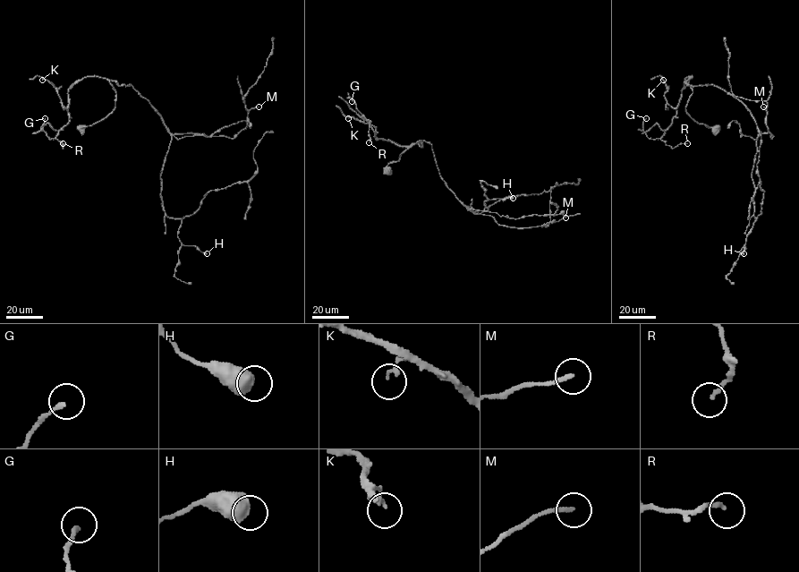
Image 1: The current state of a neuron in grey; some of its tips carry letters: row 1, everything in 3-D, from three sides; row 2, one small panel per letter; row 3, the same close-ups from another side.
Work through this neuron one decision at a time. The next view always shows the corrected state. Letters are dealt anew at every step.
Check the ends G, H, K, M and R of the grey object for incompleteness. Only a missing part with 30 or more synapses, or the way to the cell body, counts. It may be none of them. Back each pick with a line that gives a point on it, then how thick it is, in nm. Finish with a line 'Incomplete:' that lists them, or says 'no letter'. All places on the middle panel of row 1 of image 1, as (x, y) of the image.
Incomplete: no letter

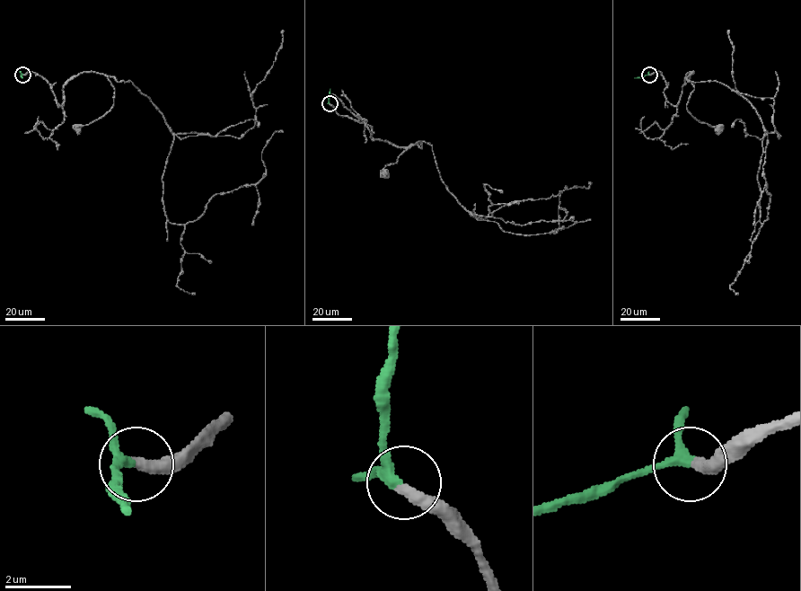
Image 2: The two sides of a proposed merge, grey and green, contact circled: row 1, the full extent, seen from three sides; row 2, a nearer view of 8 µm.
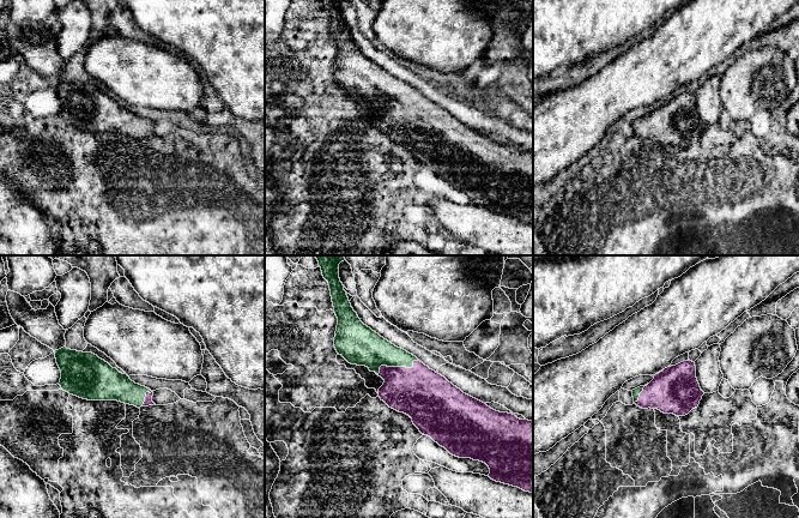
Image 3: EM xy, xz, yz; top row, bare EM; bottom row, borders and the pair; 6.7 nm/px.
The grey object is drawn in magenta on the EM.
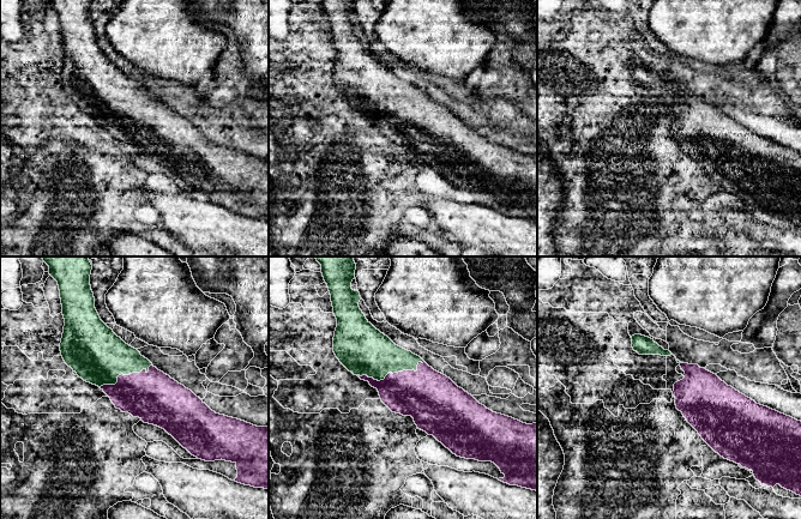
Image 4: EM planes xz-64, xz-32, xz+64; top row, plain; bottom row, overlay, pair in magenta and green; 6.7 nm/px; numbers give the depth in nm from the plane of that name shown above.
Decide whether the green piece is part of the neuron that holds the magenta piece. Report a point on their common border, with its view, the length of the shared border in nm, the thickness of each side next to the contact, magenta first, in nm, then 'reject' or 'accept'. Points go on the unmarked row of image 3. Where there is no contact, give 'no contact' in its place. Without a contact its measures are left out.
meets magenta in xz at (397, 98); contact 300 nm long; 340 nm thick on the magenta side, 240 nm on the other; accept

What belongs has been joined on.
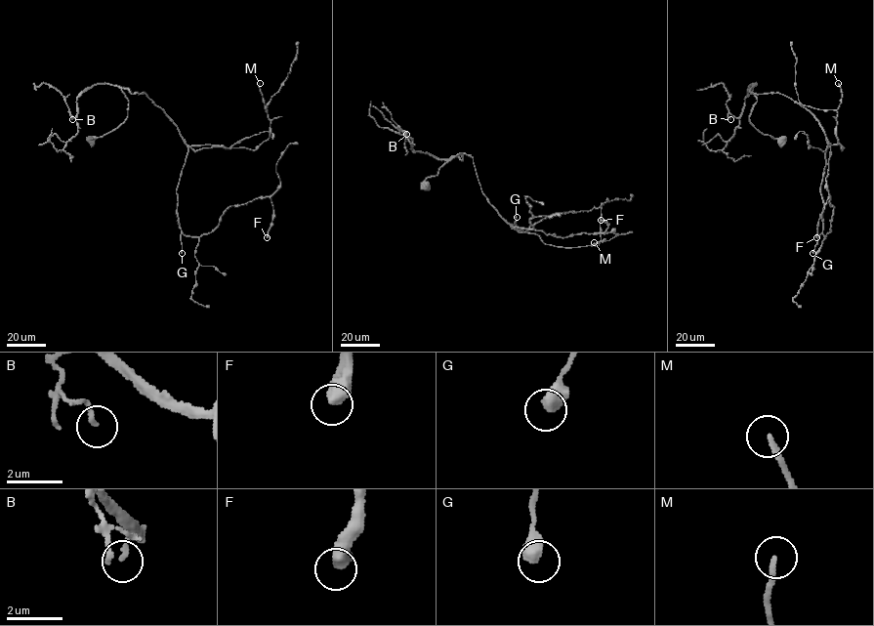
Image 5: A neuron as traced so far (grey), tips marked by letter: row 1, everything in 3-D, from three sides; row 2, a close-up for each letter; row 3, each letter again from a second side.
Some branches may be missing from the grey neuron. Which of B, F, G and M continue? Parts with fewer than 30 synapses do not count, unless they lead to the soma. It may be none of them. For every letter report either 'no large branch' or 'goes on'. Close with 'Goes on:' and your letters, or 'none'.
B: no large branch
F: no large branch
G: no large branch
M: goes on
Goes on: M

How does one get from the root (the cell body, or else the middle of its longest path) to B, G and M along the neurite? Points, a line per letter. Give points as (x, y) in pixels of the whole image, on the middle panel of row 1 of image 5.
B: (426, 185), (427, 178), (462, 153), (463, 160), (456, 155), (436, 159), (412, 149), (406, 134)
G: (426, 185), (458, 153), (462, 160), (455, 156), (469, 154), (489, 202), (521, 231), (512, 228), (517, 217)
M: (426, 185), (458, 153), (469, 154), (484, 194), (515, 229), (564, 247), (594, 242)

